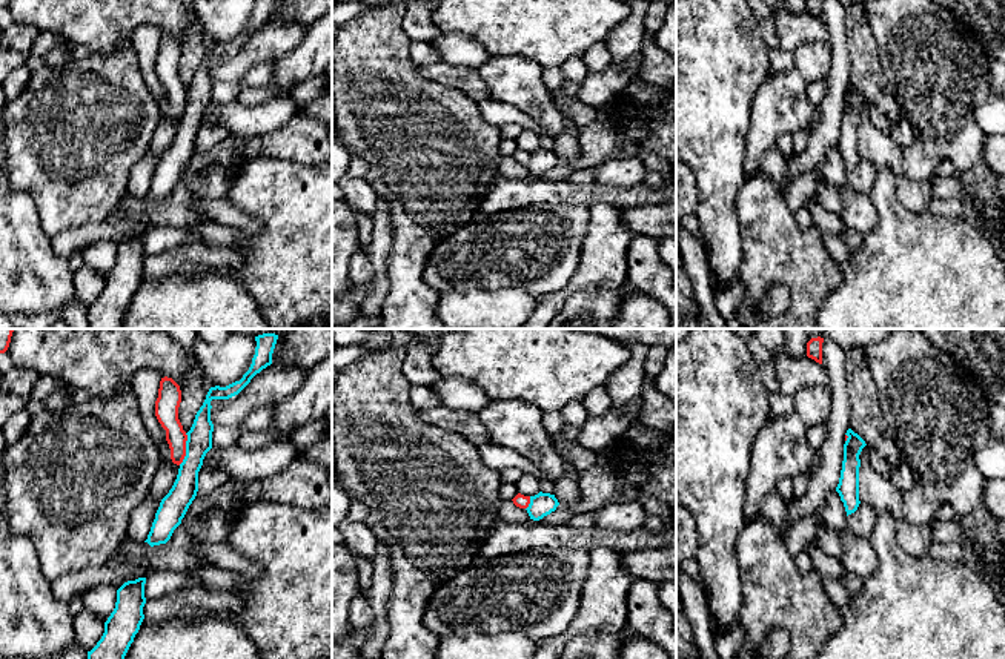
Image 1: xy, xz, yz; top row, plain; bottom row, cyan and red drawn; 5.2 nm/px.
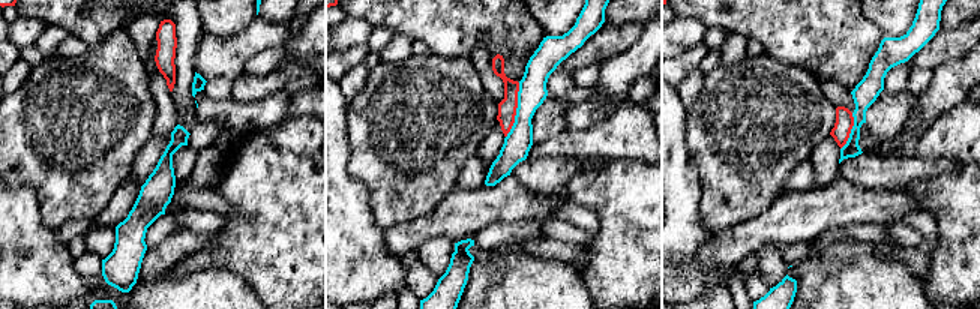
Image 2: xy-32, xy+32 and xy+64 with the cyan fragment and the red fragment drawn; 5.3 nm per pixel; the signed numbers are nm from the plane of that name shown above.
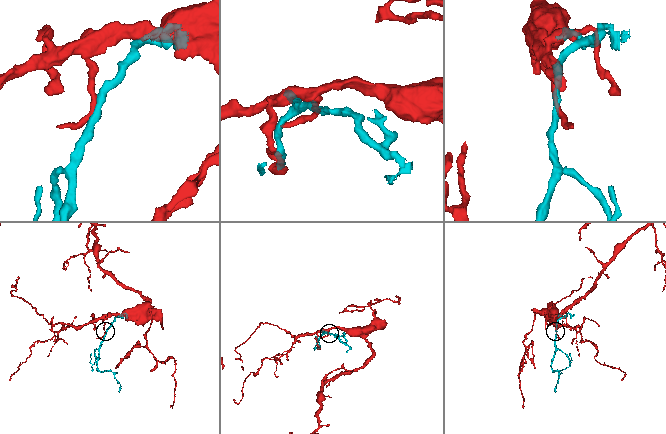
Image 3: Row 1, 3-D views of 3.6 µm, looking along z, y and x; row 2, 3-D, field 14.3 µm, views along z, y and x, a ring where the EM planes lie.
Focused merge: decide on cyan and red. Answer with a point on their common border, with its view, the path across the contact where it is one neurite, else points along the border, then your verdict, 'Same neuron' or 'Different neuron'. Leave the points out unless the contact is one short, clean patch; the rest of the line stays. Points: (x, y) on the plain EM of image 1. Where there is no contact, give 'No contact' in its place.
Touches cyan at xy (186, 105). Boundary: xy (186, 89), (186, 111), (179, 120). Different neuron

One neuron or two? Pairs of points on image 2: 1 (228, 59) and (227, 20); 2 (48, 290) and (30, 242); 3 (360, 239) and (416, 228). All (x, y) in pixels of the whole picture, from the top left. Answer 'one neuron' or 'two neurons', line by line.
1: two neurons
2: one neuron
3: two neurons

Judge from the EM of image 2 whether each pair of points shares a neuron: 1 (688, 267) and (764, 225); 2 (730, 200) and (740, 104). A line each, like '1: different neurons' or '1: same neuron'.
1: different neurons
2: same neuron

